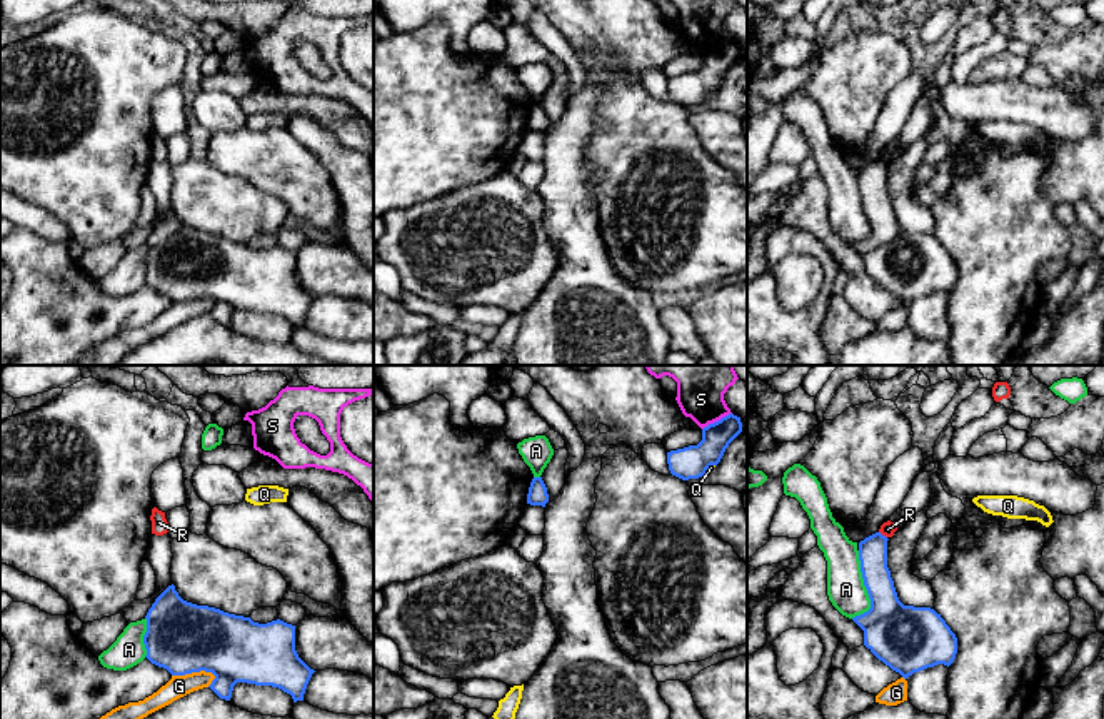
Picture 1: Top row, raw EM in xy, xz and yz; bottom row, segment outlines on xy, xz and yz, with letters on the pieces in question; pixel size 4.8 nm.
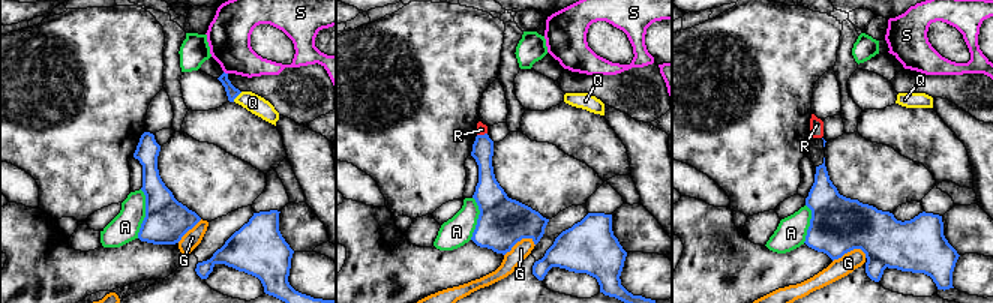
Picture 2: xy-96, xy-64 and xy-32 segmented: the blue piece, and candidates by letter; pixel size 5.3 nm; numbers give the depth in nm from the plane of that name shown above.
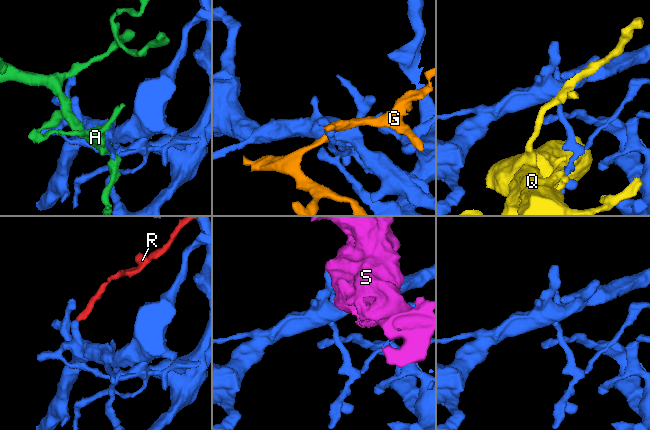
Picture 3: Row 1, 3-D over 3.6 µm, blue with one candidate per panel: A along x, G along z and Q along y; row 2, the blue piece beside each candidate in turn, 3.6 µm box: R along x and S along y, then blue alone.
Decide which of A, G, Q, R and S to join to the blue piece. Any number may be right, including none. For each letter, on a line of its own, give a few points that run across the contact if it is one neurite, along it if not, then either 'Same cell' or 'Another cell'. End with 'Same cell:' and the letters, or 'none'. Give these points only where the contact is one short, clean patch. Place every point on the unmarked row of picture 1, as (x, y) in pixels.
A: Another cell
G: Another cell
Q: Another cell
R: Line: yz (879, 157), (886, 164). Another cell
S: Another cell
Same cell: none

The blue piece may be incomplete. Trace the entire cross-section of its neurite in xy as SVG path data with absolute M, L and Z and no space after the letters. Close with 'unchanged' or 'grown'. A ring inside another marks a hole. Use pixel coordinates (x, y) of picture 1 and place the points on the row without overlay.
M173 210L155 225L145 245L145 284L172 302L212 299L215 305L208 314L225 327L230 327L237 309L279 314L290 320L294 329L304 327L307 310L315 299L295 277L295 252L280 245L258 250L250 244L187 229Z; unchanged

